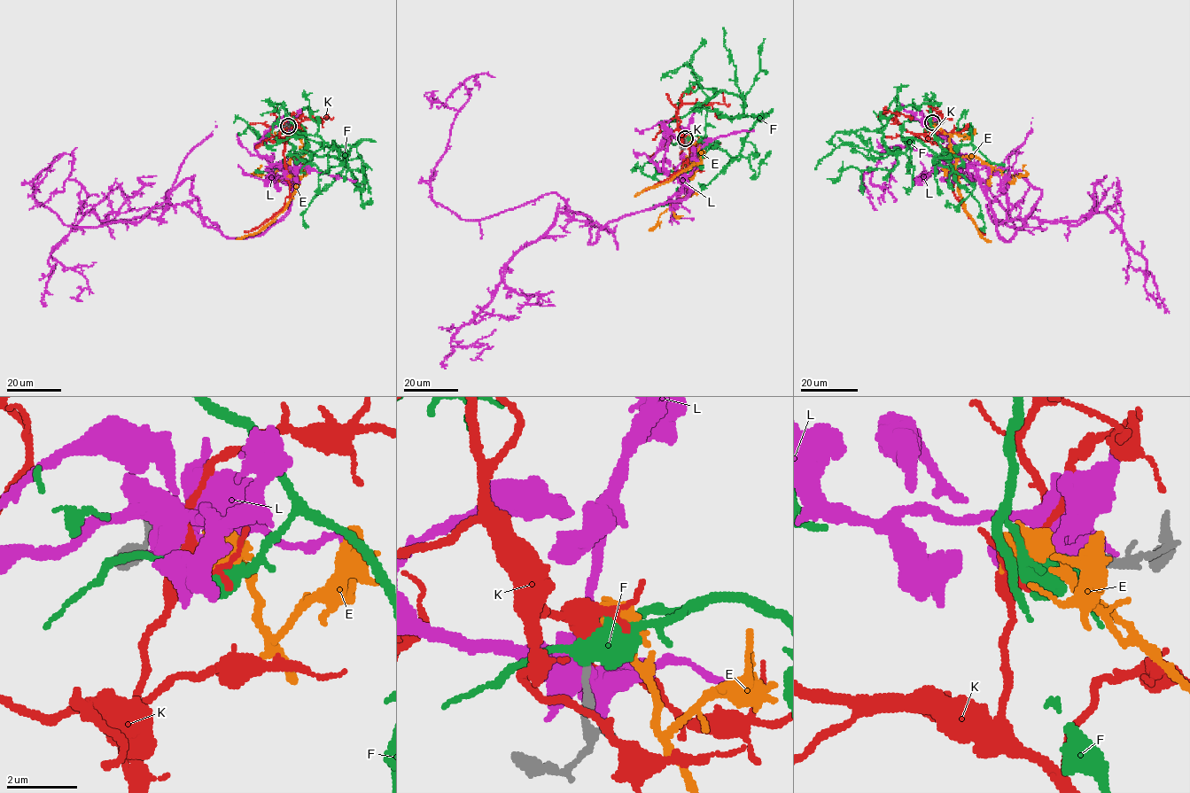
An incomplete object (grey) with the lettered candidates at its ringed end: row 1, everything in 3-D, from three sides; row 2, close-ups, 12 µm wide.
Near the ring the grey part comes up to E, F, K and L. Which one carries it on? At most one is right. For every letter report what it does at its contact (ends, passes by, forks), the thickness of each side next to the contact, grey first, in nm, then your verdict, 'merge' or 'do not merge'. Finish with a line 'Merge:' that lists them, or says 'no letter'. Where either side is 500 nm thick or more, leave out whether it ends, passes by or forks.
E: it ends there; 200 nm thick on the grey side, 360 nm on the other; do not merge
F: it passes by; 200 nm thick on the grey side, 480 nm on the other; do not merge
K: it passes by; 180 nm thick on the grey side, 400 nm on the other; do not merge
L: 190 nm thick on the grey side, 850 nm on the other; do not merge
Merge: no letter

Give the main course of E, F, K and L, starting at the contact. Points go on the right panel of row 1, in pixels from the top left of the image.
E: (933, 121), (949, 134), (949, 150), (956, 159), (958, 191), (963, 206), (980, 235), (991, 242)
F: (933, 121), (947, 159), (912, 138), (905, 151), (890, 152), (881, 132), (855, 132), (862, 142), (870, 137)
K: (932, 121), (929, 136), (953, 153), (952, 193), (985, 235)
L: (933, 121), (1000, 236), (1023, 227), (898, 145), (863, 174), (876, 210)

